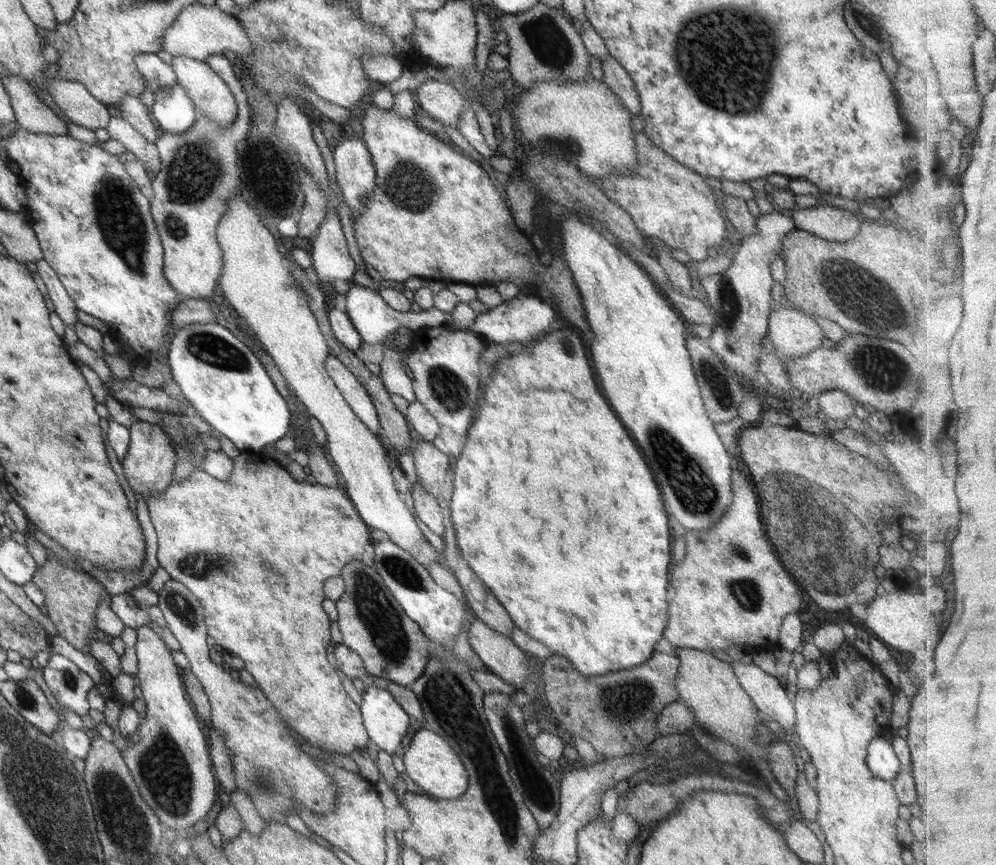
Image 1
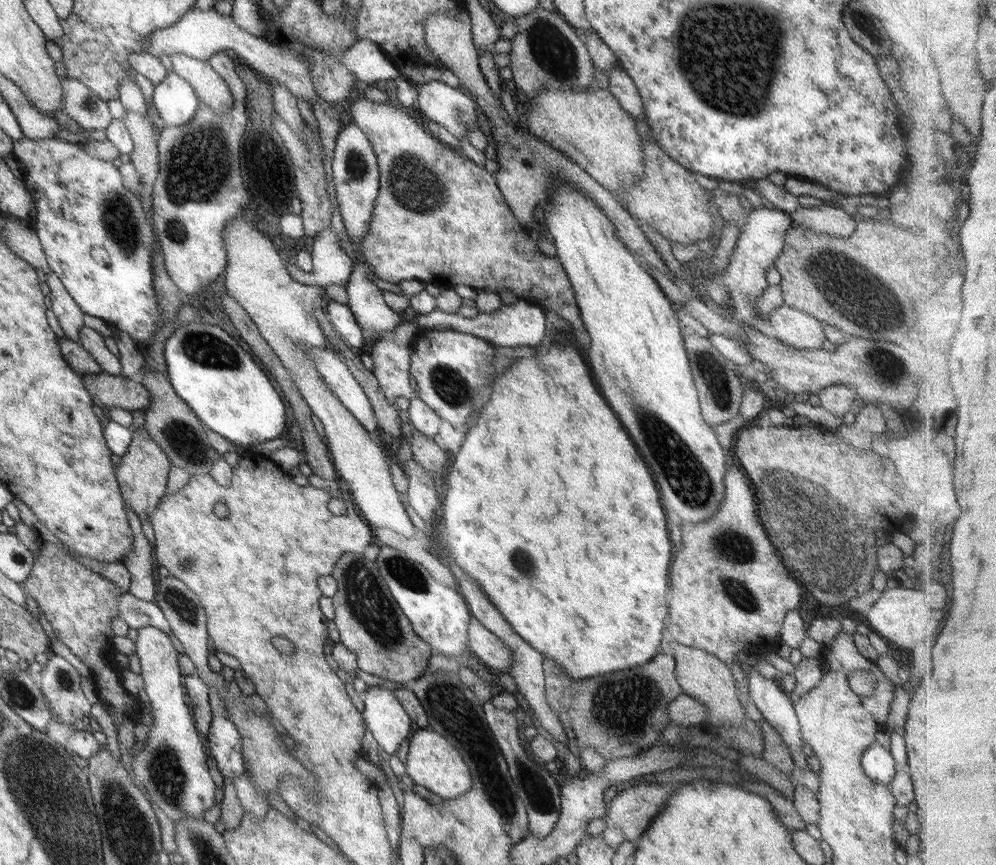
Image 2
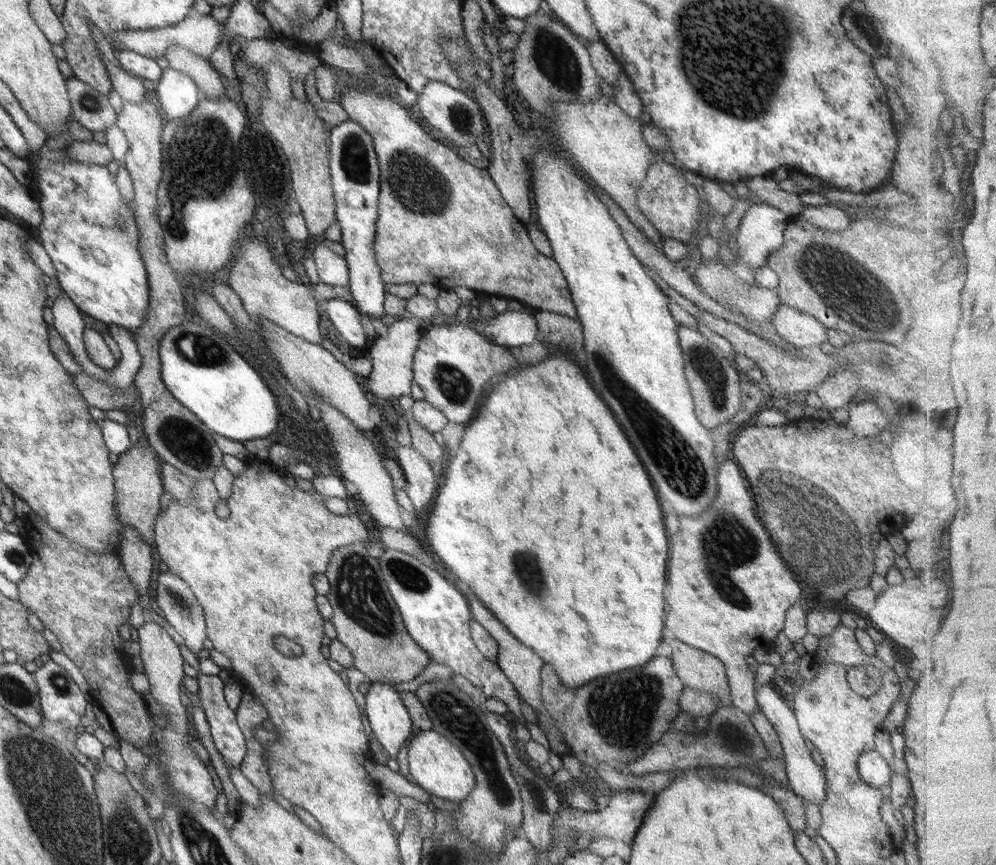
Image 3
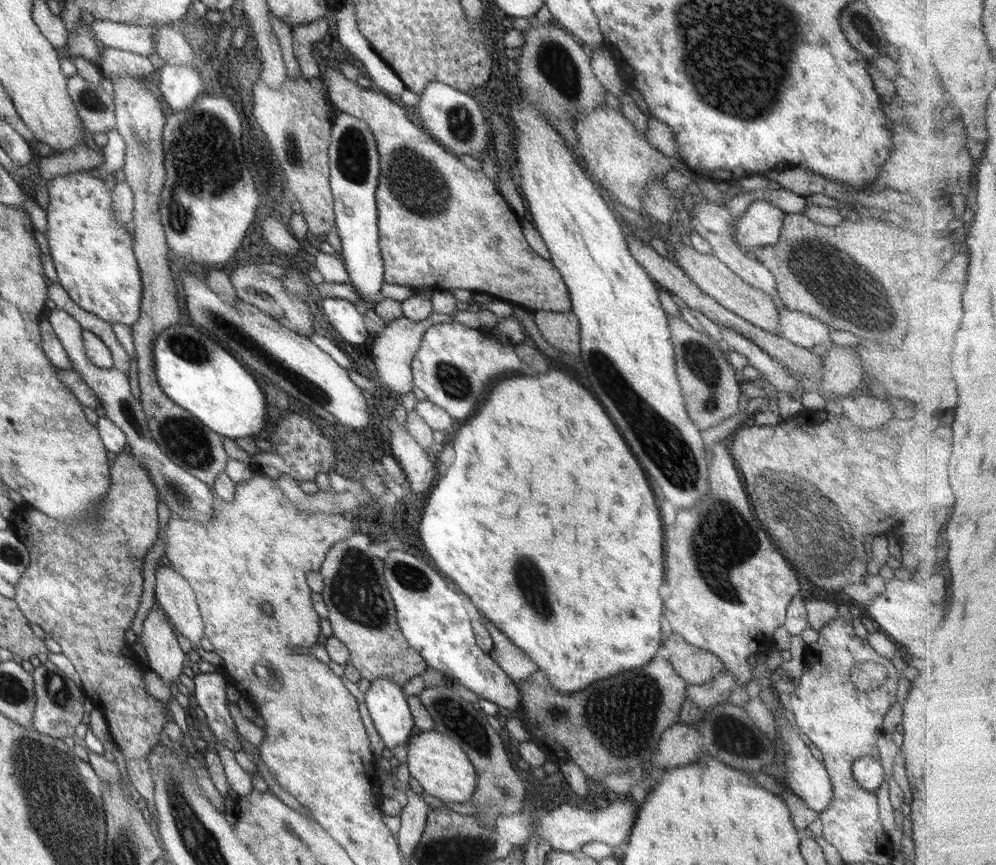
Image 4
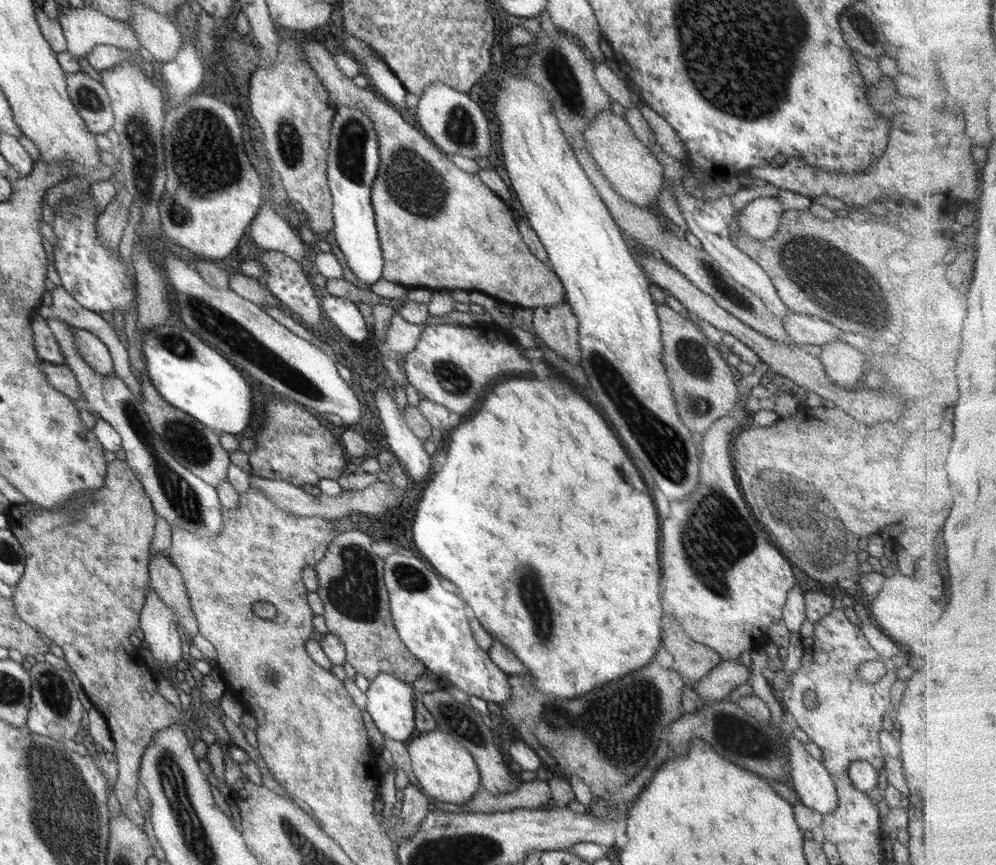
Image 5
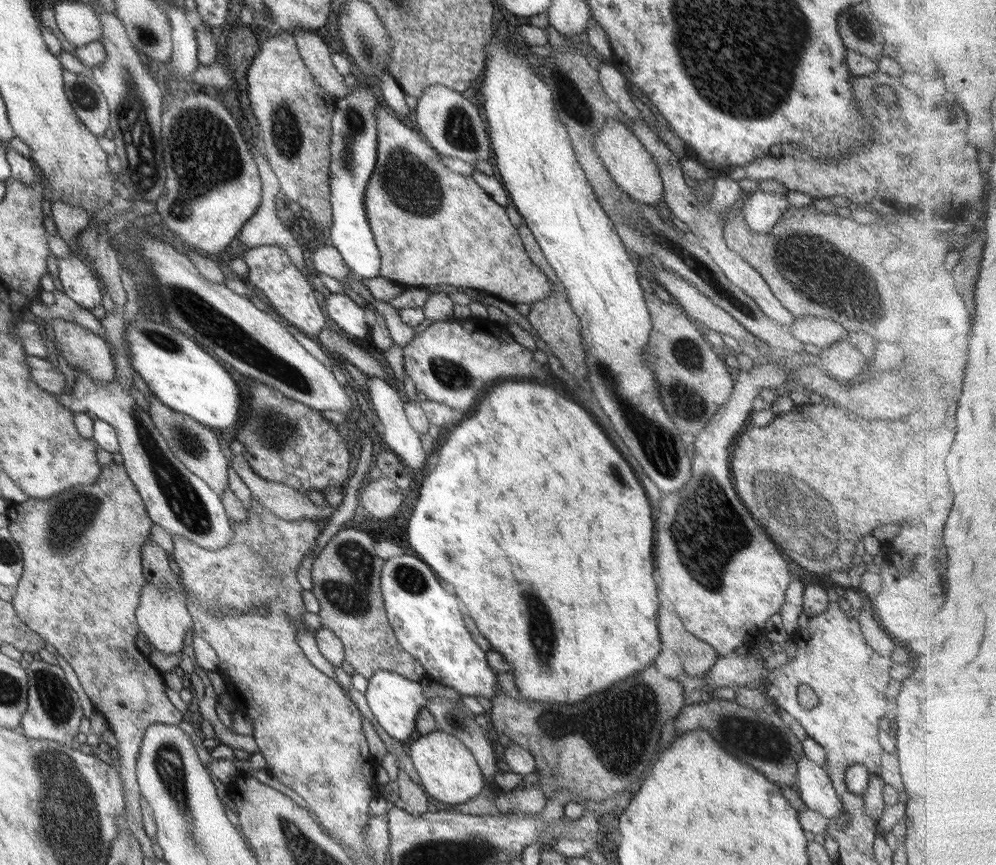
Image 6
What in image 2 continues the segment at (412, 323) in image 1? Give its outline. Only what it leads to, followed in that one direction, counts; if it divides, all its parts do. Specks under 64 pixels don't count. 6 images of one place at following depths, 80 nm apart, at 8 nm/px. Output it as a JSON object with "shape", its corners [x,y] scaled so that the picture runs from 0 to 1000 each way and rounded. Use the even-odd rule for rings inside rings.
{"shape":[[[356,302],[347,327],[347,353],[362,379],[380,388],[381,384],[392,383],[398,375],[410,370],[387,351],[384,335],[374,327],[374,321],[364,303]],[[519,346],[515,353],[502,351],[501,356],[491,362],[479,362],[474,368],[468,368],[461,362],[451,363],[443,358],[434,358],[431,363],[418,363],[414,370],[422,380],[428,382],[447,382],[451,380],[457,384],[464,384],[477,388],[490,395],[494,400],[539,400],[547,382],[547,369],[545,362],[547,358],[536,350]]]}

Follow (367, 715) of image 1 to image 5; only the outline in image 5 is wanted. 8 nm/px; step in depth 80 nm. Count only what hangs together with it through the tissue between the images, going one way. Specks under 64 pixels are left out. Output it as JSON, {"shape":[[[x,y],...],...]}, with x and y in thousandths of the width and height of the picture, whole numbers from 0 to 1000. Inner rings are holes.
{"shape":[[[389,778],[376,782],[369,792],[367,802],[367,822],[373,830],[379,844],[393,855],[405,858],[413,851],[416,840],[416,812],[421,802],[413,797],[413,791],[401,786]]]}

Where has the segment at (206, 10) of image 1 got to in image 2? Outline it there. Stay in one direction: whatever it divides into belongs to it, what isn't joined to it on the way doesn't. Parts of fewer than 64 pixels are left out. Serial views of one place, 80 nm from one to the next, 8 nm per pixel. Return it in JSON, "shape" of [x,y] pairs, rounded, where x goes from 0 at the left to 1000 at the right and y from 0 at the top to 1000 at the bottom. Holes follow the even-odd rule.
{"shape":[[[192,9],[182,22],[175,28],[163,34],[156,34],[147,42],[143,51],[143,58],[152,65],[159,66],[161,62],[168,65],[176,61],[184,61],[189,66],[208,71],[214,61],[234,58],[238,71],[256,81],[265,91],[284,96],[294,109],[308,116],[313,120],[320,112],[319,106],[313,98],[309,74],[306,68],[299,67],[299,62],[286,54],[273,52],[264,43],[256,43],[240,34],[232,21],[220,18],[216,13],[203,14],[198,9]]]}

